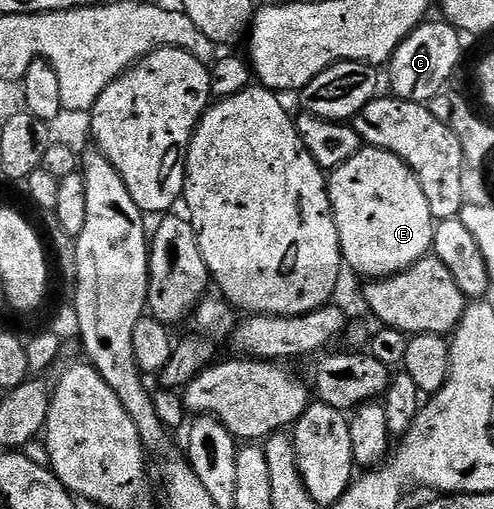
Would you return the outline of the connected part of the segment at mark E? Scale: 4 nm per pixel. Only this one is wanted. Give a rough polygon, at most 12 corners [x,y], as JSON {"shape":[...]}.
{"shape":[[364,146],[327,177],[340,255],[369,281],[432,252],[418,178]]}

